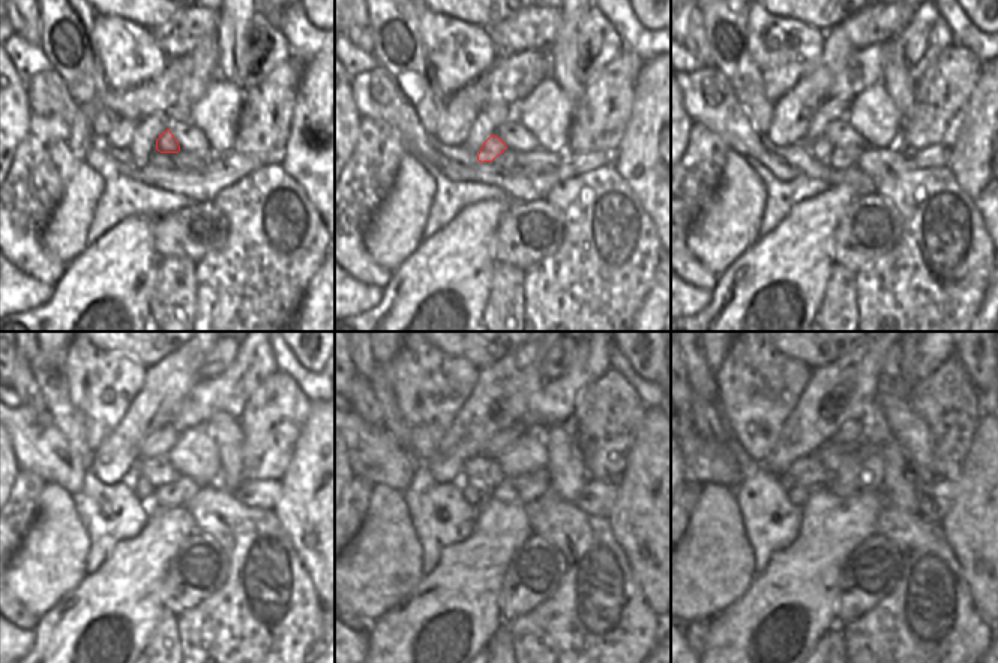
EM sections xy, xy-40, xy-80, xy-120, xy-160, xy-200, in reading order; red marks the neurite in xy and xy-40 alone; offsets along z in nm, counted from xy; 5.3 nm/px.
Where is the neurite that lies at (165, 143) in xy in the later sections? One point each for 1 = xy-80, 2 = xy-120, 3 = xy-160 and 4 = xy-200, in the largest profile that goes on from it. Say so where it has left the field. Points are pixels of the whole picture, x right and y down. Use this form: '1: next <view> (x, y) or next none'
1: next xy-80 (821, 149)
2: next xy-120 (144, 491)
3: next xy-160 (473, 495)
4: next xy-200 (797, 495)

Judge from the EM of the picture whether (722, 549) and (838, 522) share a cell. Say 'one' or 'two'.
two

